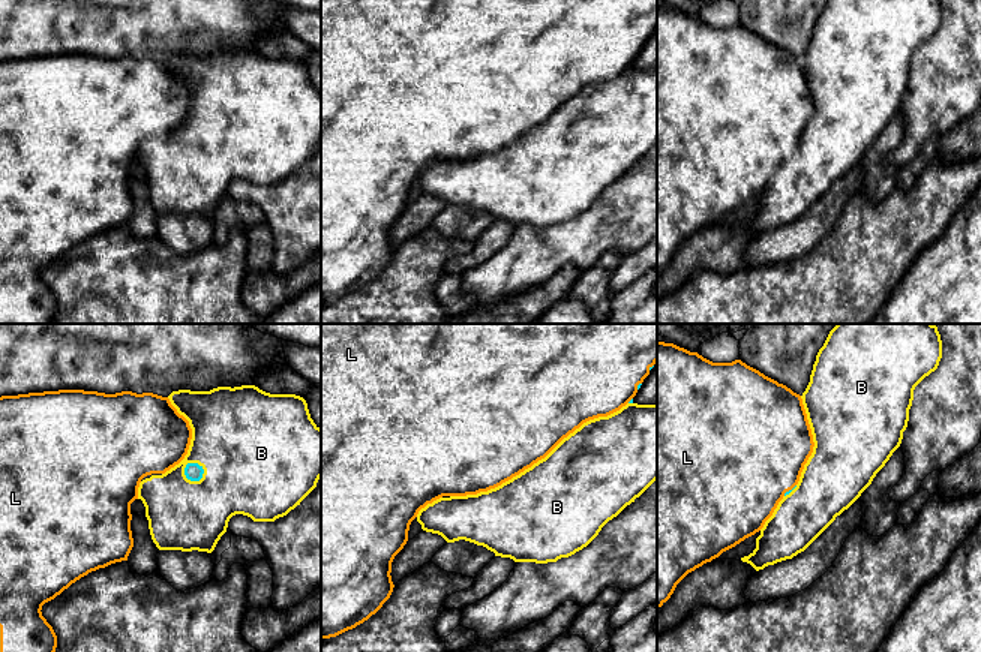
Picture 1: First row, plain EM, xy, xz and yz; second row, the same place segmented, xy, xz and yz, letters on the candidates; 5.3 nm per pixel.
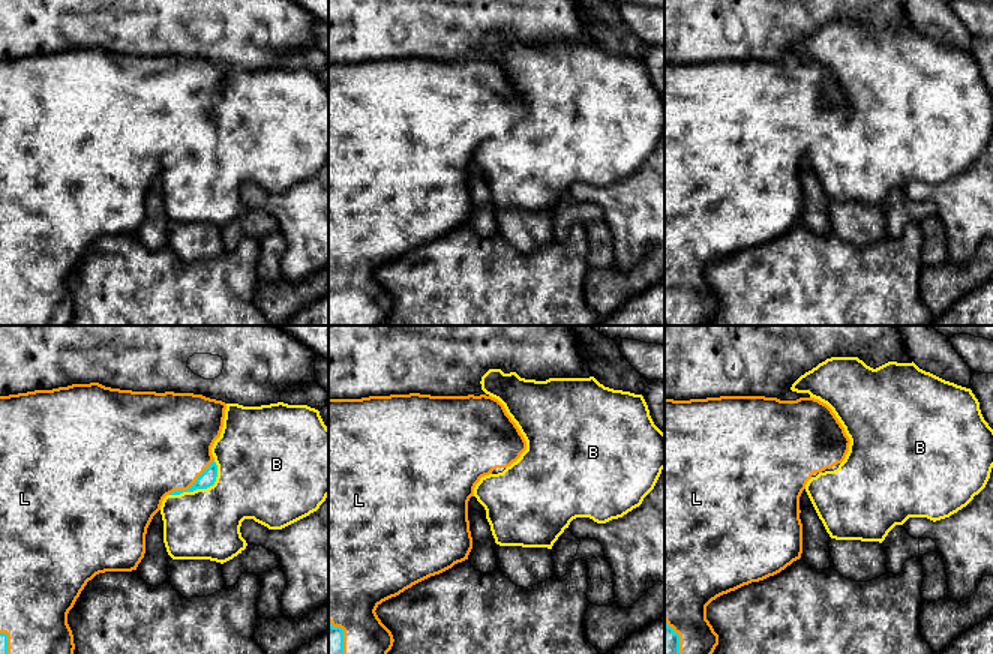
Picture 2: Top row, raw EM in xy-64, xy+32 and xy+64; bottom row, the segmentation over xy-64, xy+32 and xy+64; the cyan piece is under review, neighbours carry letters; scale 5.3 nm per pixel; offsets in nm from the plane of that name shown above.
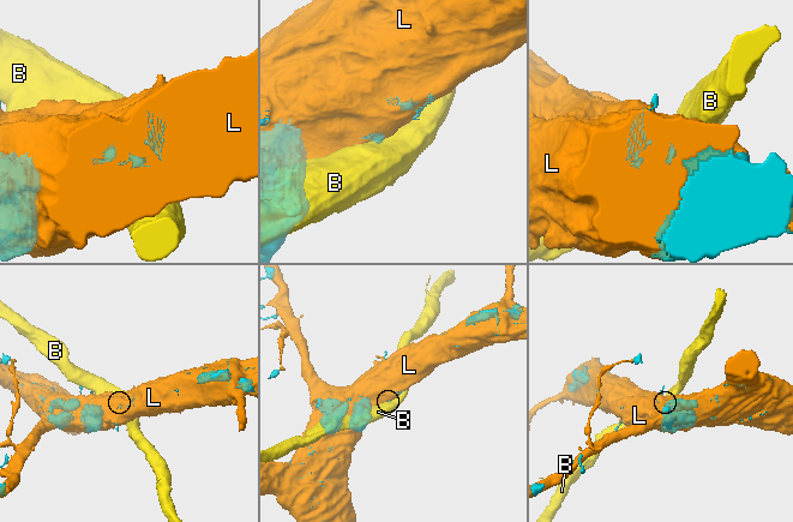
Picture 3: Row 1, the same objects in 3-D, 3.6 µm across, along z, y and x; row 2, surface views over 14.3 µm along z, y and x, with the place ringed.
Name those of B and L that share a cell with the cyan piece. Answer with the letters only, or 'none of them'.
L

